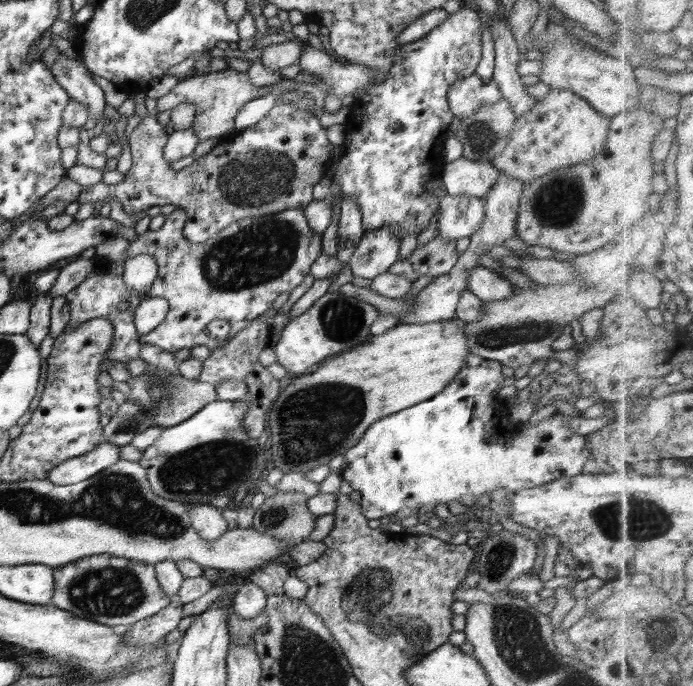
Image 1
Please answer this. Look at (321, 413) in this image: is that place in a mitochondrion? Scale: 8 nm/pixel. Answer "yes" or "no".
yes

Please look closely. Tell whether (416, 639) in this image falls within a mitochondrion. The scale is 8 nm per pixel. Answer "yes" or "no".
yes

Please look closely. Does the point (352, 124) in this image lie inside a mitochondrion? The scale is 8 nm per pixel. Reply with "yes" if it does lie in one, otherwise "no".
no

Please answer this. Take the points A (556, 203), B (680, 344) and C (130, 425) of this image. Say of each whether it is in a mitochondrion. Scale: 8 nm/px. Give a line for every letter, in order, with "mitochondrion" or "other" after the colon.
A: mitochondrion
B: other
C: mitochondrion

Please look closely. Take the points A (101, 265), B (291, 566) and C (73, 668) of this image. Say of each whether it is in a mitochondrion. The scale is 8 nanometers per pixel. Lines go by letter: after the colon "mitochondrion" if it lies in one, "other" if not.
A: other
B: other
C: mitochondrion

